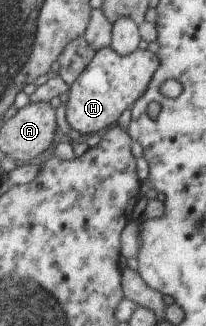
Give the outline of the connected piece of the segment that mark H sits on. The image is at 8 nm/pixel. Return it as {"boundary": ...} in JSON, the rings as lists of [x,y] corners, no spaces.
{"boundary":[[[110,46],[96,51],[92,62],[69,87],[66,105],[66,120],[73,130],[80,134],[105,132],[118,121],[150,85],[158,70],[158,57],[149,50],[137,50],[126,57],[120,57]]]}

